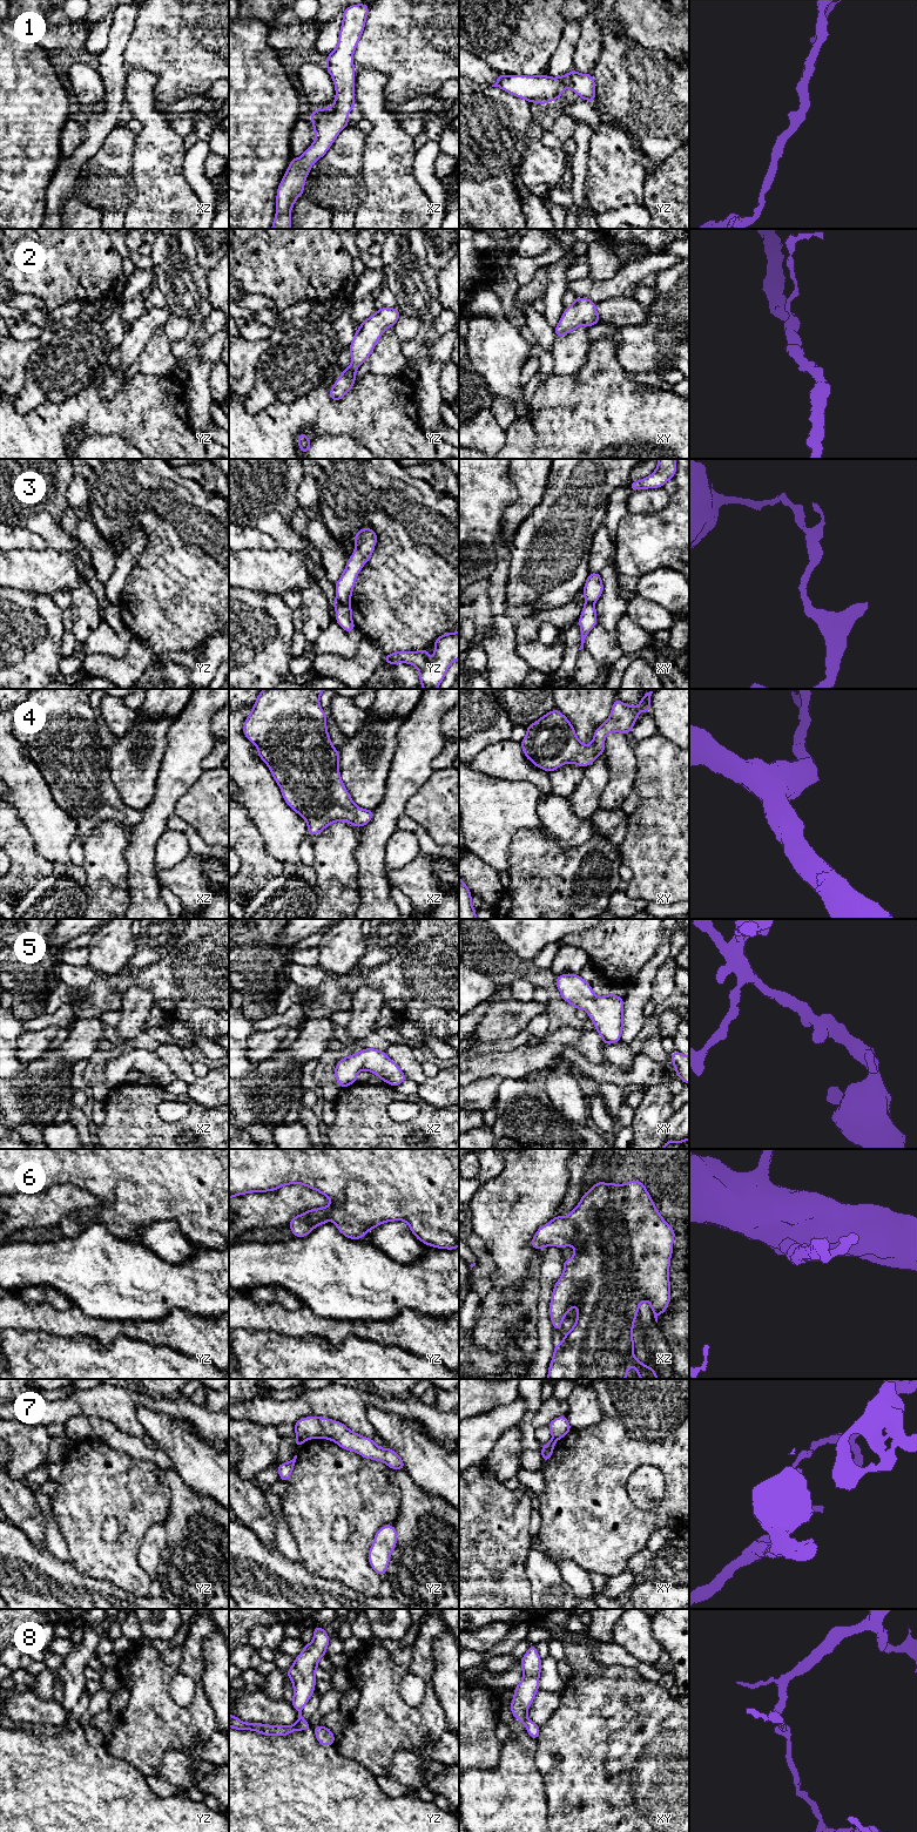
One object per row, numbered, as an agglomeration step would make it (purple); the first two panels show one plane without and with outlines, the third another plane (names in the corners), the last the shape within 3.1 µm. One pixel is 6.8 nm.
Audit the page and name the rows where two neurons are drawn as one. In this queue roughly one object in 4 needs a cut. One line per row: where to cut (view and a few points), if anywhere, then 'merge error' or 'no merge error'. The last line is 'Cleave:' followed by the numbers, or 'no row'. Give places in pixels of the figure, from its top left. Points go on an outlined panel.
1: no cut | no merge error
2: no cut | no merge error
3: yz (336, 600), (349, 604) | merge error
4: no cut | no merge error
5: no cut | no merge error
6: no cut | no merge error
7: xy (553, 1439), (555, 1441) | merge error
8: yz (302, 1718), (298, 1721) | merge error
Cleave: 3, 7, 8

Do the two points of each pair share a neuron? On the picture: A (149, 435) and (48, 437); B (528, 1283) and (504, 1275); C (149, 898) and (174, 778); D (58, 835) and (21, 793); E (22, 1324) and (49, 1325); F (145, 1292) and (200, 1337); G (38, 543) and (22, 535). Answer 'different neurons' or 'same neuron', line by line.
A: same neuron
B: different neurons
C: same neuron
D: same neuron
E: same neuron
F: different neurons
G: same neuron

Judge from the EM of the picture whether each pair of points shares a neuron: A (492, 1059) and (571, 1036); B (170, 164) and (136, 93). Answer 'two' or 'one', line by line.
A: one
B: one

